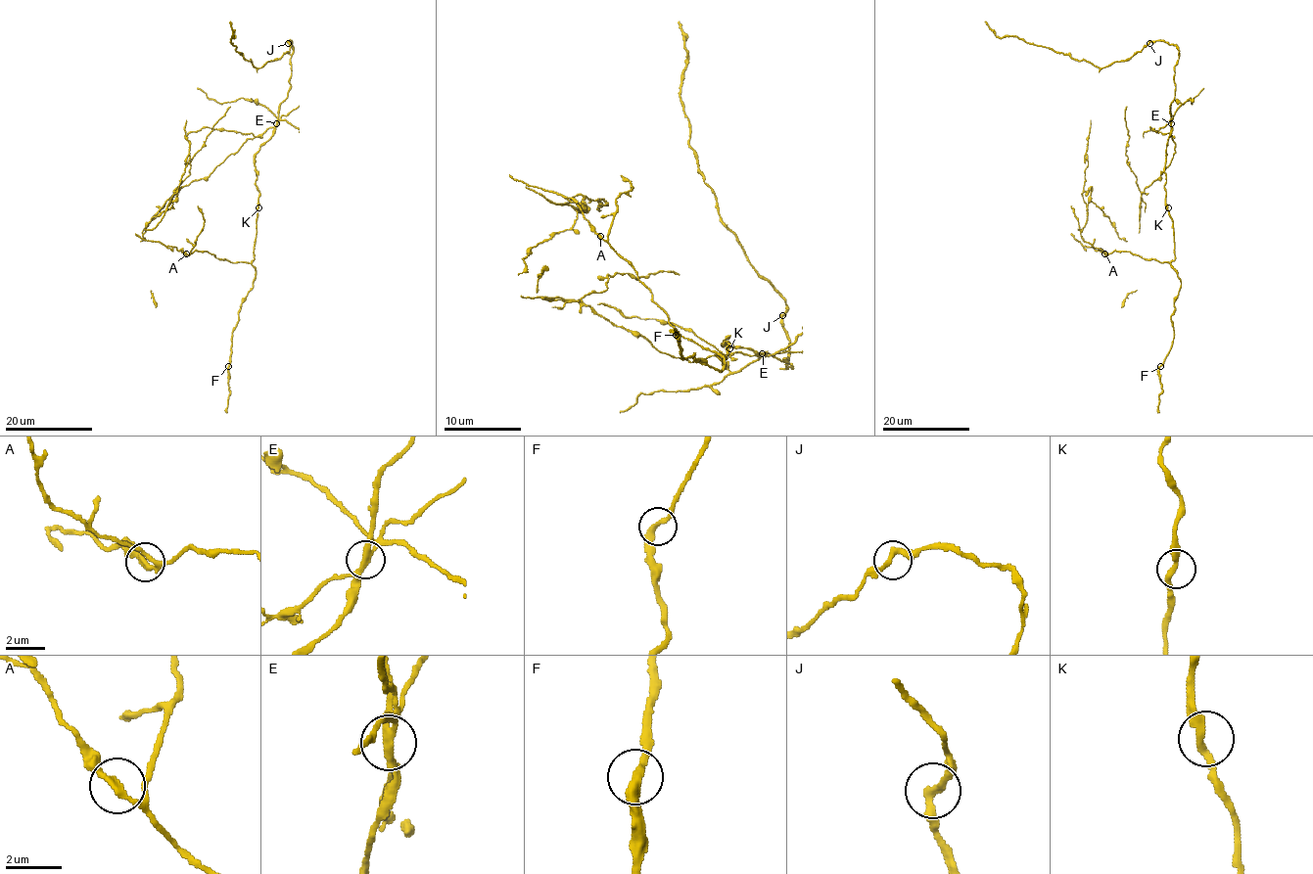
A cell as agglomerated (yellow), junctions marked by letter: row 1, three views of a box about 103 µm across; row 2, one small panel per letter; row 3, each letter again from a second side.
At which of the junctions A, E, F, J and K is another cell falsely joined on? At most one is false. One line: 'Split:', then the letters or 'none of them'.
Split: E

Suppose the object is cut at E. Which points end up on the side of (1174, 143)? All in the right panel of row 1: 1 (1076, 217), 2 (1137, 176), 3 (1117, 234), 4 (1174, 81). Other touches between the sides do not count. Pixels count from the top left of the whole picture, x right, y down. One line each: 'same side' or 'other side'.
1: other side
2: same side
3: same side
4: other side

